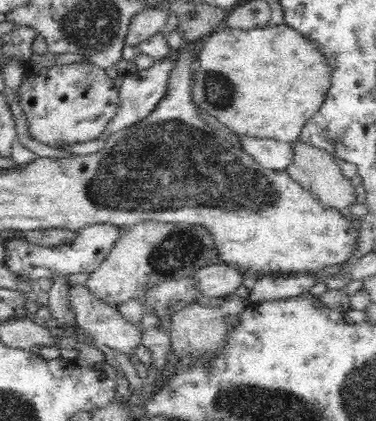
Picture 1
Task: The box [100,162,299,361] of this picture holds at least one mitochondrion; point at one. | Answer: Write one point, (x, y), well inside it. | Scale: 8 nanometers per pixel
(177, 250)

